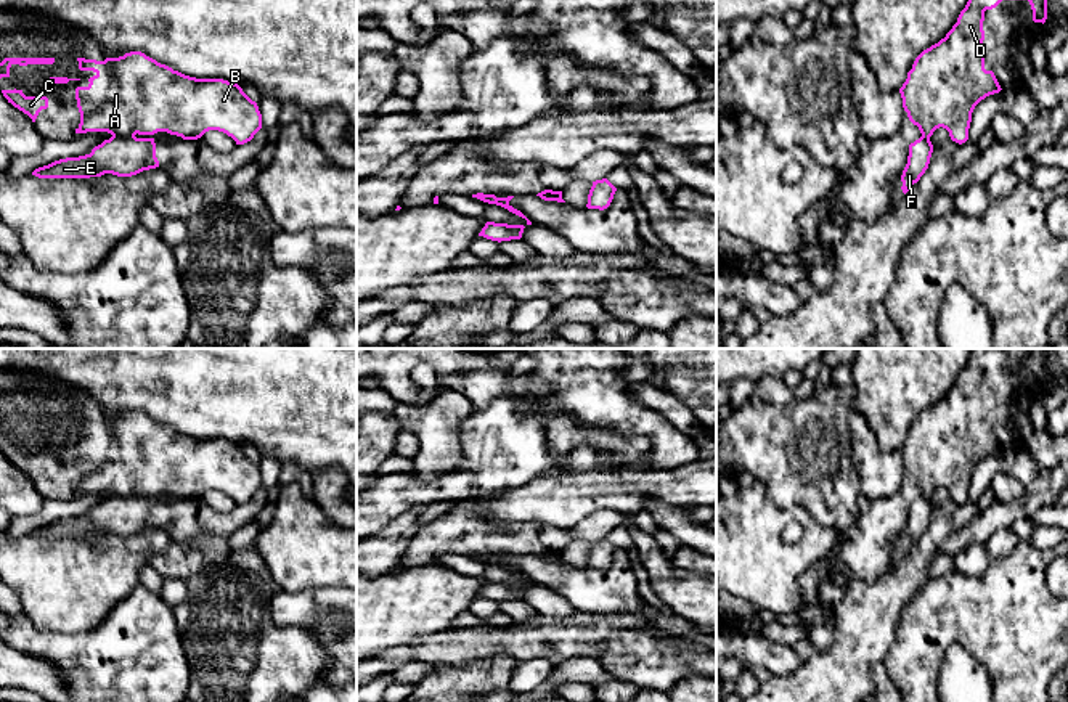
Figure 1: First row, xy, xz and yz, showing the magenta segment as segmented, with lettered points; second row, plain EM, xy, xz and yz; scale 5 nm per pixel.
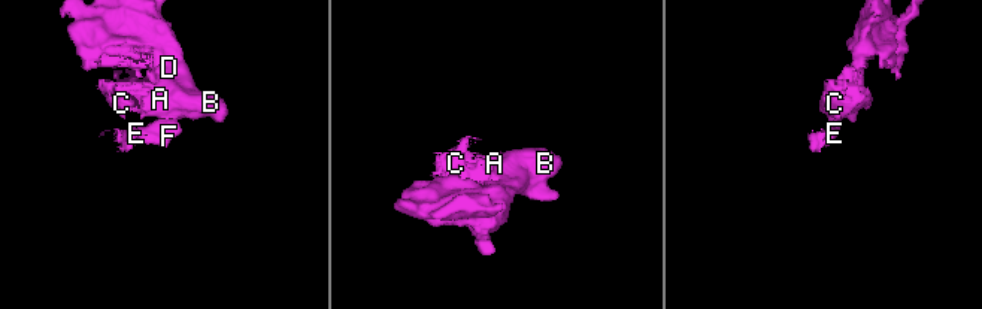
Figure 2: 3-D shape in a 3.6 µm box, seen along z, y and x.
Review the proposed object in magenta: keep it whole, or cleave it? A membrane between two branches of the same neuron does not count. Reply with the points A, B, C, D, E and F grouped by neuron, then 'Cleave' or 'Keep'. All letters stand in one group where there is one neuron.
Groups: A B C D / E F. Cleave

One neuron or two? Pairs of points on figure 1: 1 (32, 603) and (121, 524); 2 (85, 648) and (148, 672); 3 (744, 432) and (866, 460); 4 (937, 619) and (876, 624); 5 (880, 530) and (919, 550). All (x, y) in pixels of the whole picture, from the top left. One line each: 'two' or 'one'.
1: two
2: one
3: two
4: two
5: two

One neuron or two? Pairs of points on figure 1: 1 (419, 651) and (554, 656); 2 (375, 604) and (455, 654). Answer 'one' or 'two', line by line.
1: one
2: two

